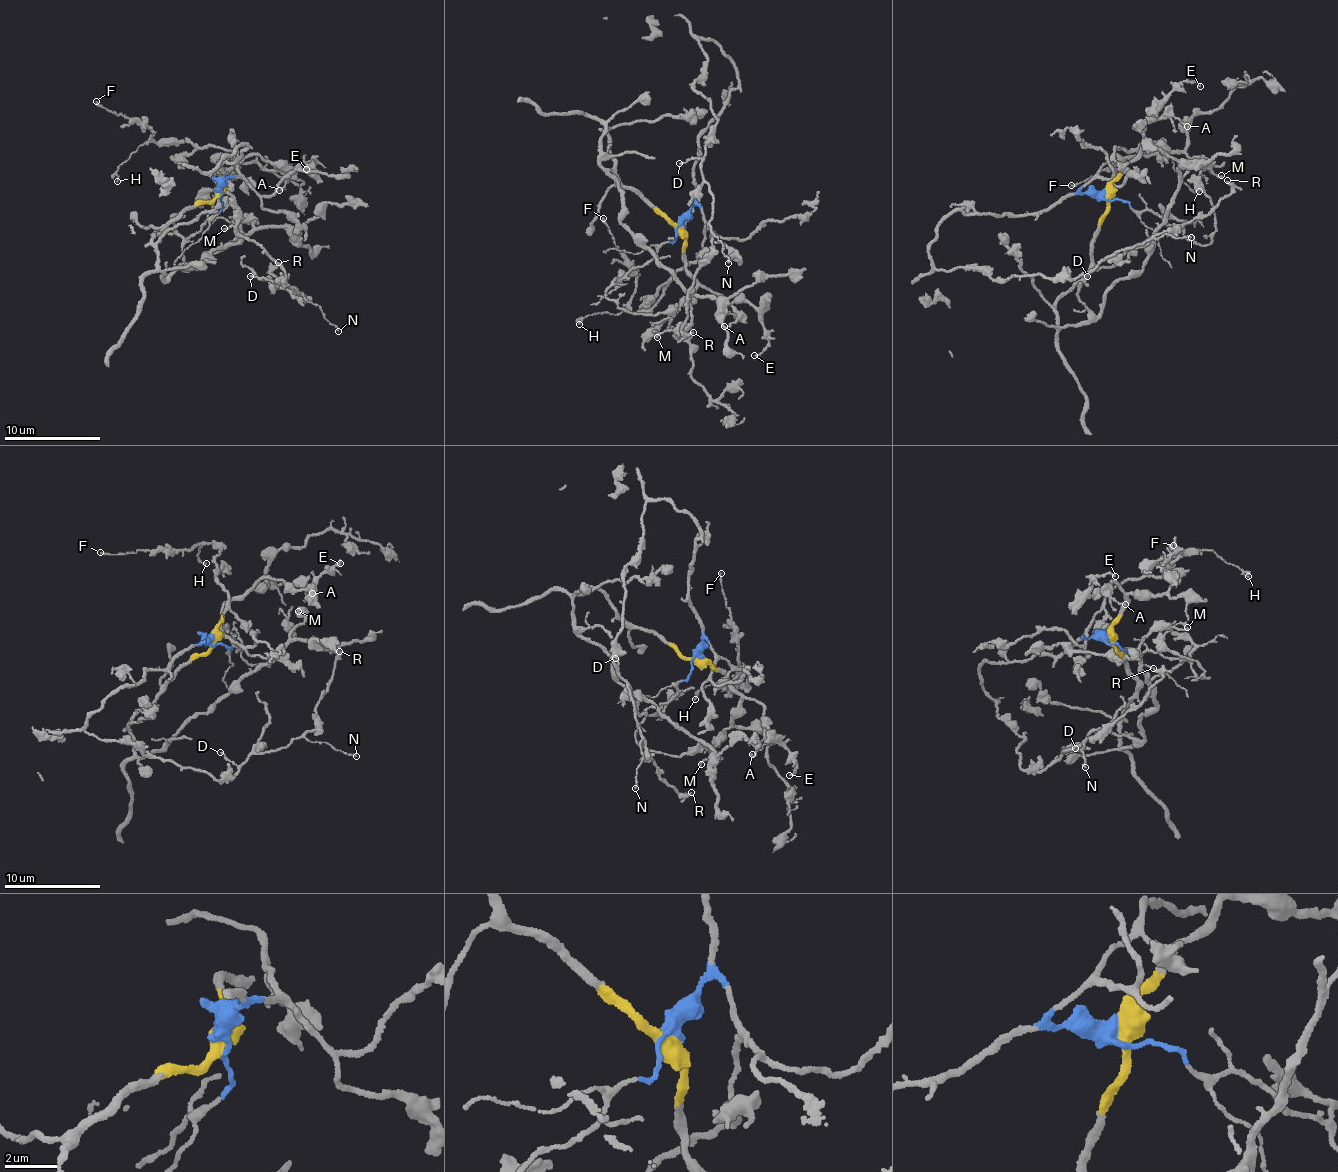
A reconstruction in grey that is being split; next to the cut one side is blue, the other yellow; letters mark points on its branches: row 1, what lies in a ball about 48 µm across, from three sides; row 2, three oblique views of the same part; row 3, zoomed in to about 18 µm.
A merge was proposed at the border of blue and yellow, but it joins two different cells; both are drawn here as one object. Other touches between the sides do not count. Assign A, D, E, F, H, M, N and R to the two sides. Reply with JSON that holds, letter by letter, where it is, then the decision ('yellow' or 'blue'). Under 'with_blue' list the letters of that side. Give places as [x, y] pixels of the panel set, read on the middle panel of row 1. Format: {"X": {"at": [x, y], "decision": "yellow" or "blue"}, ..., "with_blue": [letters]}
{"A": {"at": [724, 326], "decision": "yellow"}, "D": {"at": [679, 163], "decision": "blue"}, "E": {"at": [754, 355], "decision": "yellow"}, "F": {"at": [603, 218], "decision": "blue"}, "H": {"at": [579, 324], "decision": "blue"}, "M": {"at": [657, 337], "decision": "yellow"}, "N": {"at": [728, 263], "decision": "blue"}, "R": {"at": [693, 332], "decision": "blue"}, "with_blue": ["D", "F", "H", "N", "R"]}

